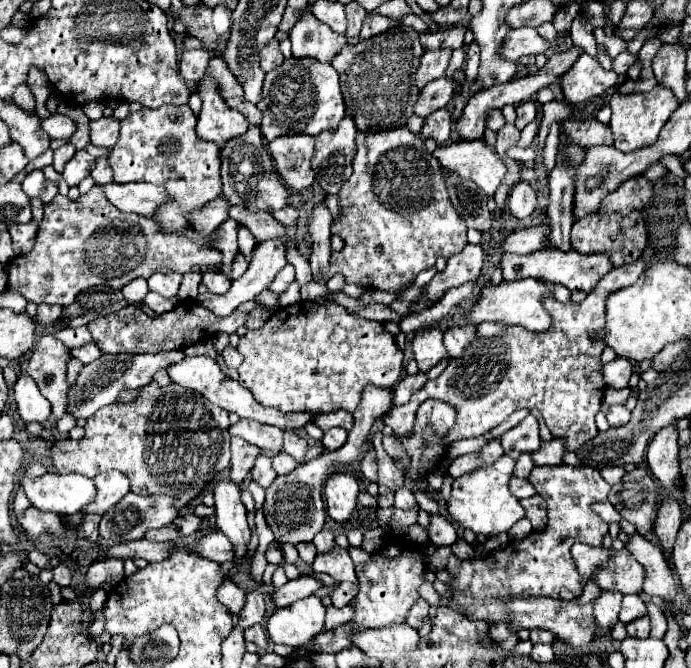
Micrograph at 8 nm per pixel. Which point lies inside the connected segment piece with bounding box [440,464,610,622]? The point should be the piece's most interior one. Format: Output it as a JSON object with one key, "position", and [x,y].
{"position":[540,565]}

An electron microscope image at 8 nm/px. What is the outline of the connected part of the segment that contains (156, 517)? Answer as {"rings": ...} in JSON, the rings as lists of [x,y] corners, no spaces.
{"rings":[[[128,492],[116,506],[112,506],[100,522],[100,536],[104,540],[110,540],[110,544],[120,544],[120,542],[130,542],[130,540],[140,540],[144,538],[146,530],[150,528],[162,528],[170,524],[178,516],[178,510],[174,508],[174,498],[170,496],[138,496]]]}

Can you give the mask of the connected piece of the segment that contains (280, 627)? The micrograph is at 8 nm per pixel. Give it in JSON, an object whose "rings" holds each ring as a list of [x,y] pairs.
{"rings":[[[308,596],[296,604],[276,610],[266,624],[266,632],[274,644],[288,644],[294,648],[310,642],[318,632],[324,630],[324,614],[318,596]]]}

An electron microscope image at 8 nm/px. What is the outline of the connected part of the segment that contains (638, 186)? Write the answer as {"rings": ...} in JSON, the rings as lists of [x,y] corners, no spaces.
{"rings":[[[636,176],[632,180],[626,180],[616,192],[608,194],[600,206],[598,212],[620,212],[630,214],[634,210],[642,210],[652,200],[652,184],[644,176]]]}

